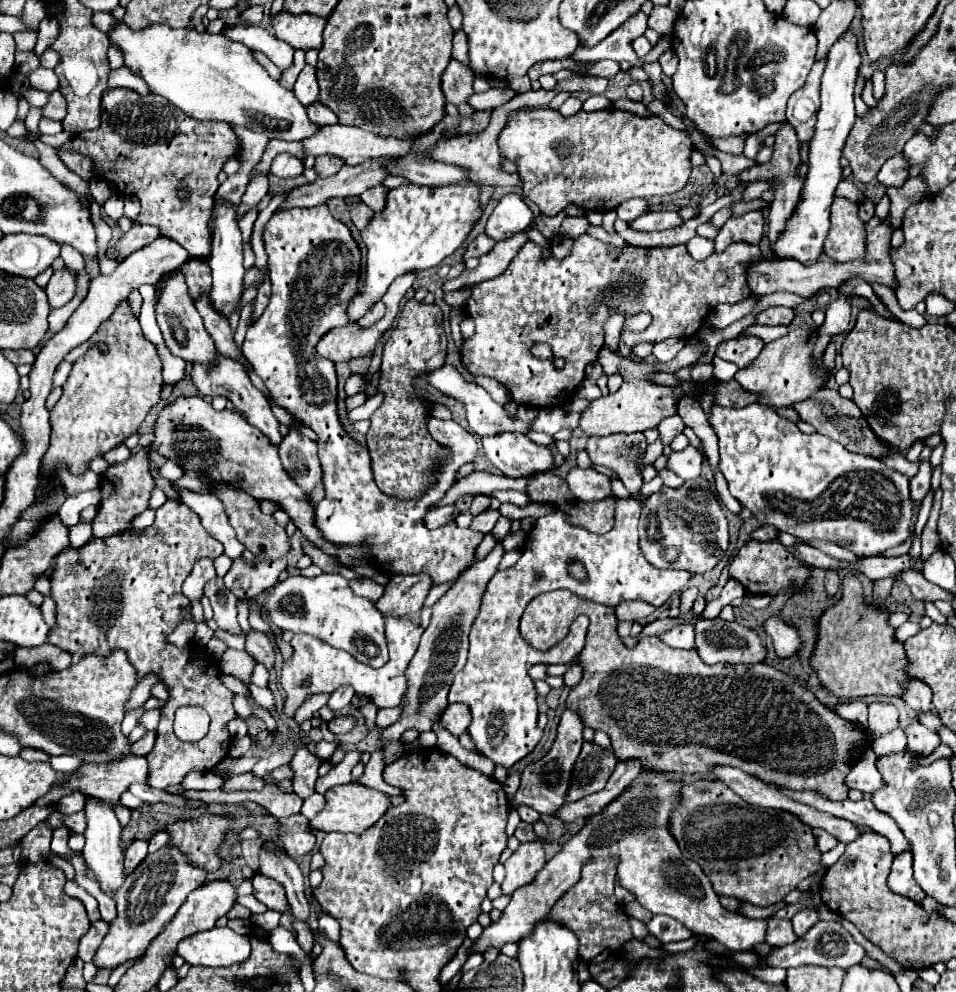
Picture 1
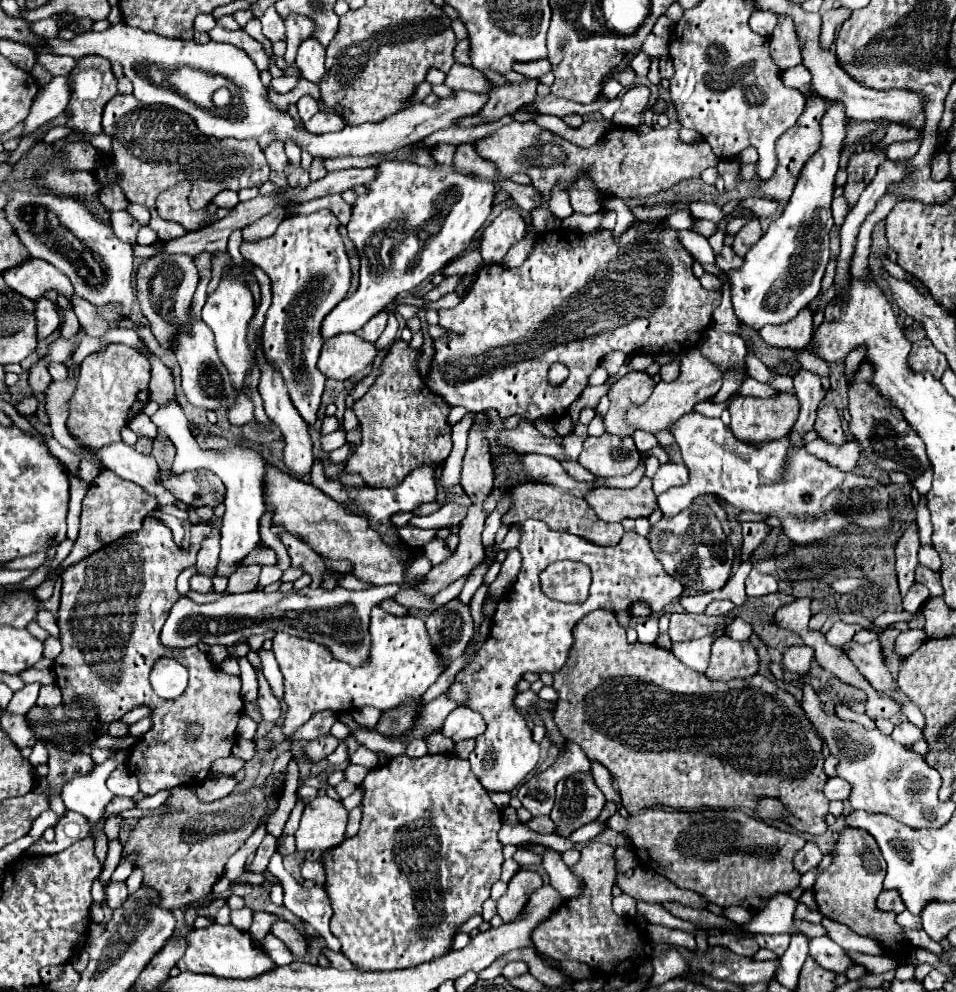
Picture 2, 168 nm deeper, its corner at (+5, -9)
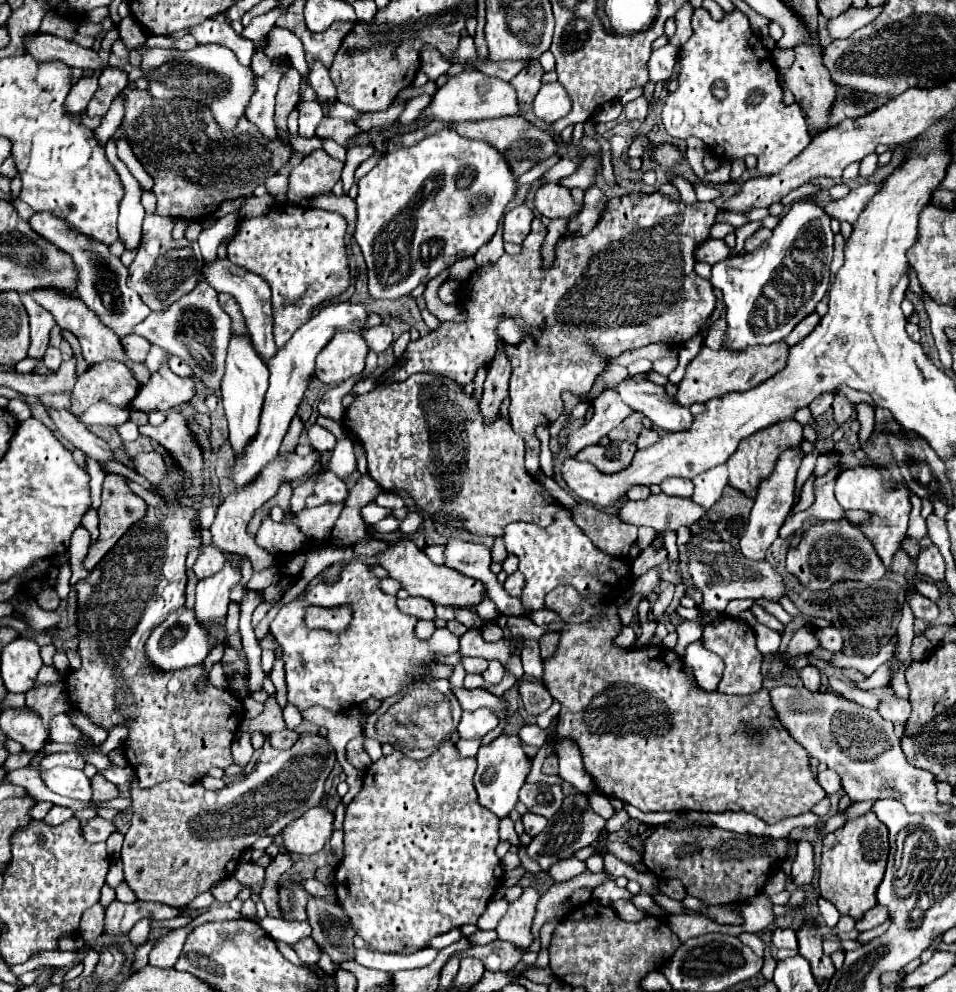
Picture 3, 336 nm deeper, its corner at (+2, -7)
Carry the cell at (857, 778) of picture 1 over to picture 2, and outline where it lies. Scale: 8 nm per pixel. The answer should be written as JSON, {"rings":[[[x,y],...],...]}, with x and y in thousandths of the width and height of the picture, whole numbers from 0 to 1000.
{"rings":[[[868,784],[862,792],[862,800],[866,806],[885,806],[891,798],[891,792],[881,784]]]}

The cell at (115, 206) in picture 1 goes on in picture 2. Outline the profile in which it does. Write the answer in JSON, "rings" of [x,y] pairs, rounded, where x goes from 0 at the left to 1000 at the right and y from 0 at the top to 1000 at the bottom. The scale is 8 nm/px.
{"rings":[[[130,212],[117,214],[115,224],[117,224],[119,236],[121,236],[126,242],[130,242],[130,244],[134,244],[134,246],[142,246],[142,234],[144,234],[146,226],[144,226],[134,214],[130,214]]]}

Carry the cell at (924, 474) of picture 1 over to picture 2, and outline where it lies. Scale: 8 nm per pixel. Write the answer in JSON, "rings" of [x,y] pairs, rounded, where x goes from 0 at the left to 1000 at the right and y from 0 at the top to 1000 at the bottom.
{"rings":[[[954,526],[937,548],[937,579],[939,579],[939,589],[941,589],[944,601],[956,589],[956,573],[960,571],[960,565],[958,565],[960,552],[962,552],[960,530],[958,530],[958,526]]]}

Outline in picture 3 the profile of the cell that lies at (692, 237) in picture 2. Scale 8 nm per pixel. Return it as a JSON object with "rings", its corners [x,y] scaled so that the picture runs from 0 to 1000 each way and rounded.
{"rings":[[[850,202],[834,204],[825,210],[825,214],[817,220],[817,226],[809,232],[809,238],[800,246],[800,250],[792,250],[790,254],[760,260],[746,268],[744,286],[746,290],[756,294],[758,304],[758,343],[756,351],[773,355],[783,349],[792,347],[809,347],[825,339],[825,335],[842,321],[846,319],[855,304],[865,296],[867,292],[867,266],[871,258],[871,234],[867,230],[869,220],[863,216],[863,212],[853,206]]]}

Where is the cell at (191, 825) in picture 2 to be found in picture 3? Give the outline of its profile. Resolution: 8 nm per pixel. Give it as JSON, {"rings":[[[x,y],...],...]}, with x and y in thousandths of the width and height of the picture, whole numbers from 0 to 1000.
{"rings":[[[327,742],[321,748],[311,746],[306,754],[290,758],[277,748],[267,774],[260,780],[248,782],[233,796],[219,798],[212,790],[191,790],[187,786],[175,786],[160,794],[147,794],[141,784],[135,790],[139,806],[139,825],[131,851],[127,857],[131,889],[145,907],[168,909],[183,915],[194,915],[206,901],[217,899],[223,891],[244,881],[254,857],[273,843],[290,843],[304,827],[317,823],[323,815],[336,813],[340,800],[340,786],[350,772],[350,756],[338,742]]]}

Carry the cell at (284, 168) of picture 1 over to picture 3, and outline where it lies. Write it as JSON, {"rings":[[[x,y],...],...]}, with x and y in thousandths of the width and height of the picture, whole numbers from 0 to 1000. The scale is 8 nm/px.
{"rings":[[[281,71],[275,77],[267,79],[267,93],[260,99],[260,105],[256,109],[258,119],[279,137],[290,139],[288,123],[286,123],[286,111],[288,111],[288,95],[292,87],[294,75],[290,71]]]}

